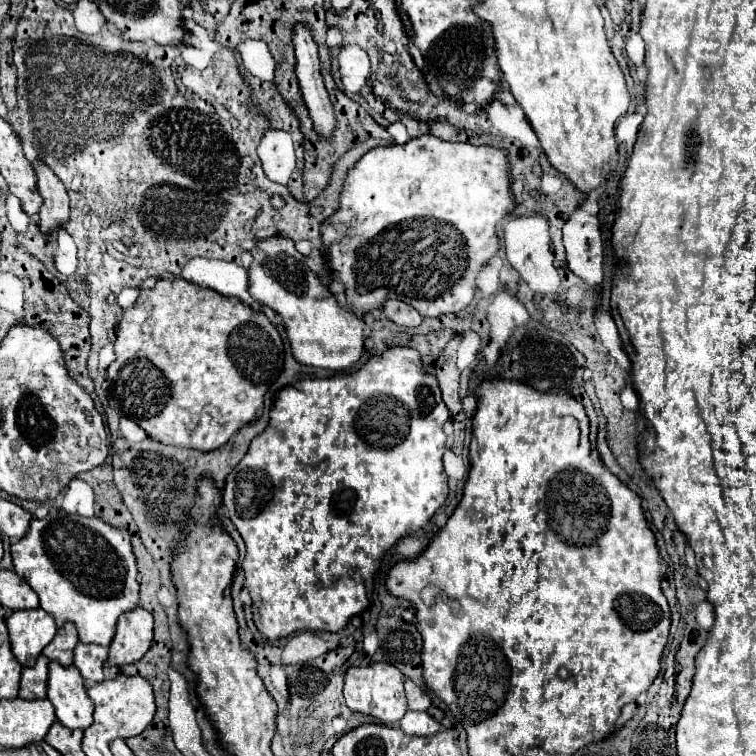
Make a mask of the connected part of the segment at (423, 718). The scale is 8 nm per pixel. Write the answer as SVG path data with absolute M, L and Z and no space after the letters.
M407 711L399 725L409 735L435 735L441 729L441 725L431 715L417 711Z

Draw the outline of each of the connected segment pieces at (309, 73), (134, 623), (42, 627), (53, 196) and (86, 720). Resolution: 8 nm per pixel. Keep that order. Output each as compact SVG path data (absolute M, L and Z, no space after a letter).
M305 23L293 25L293 45L295 45L295 57L297 57L295 71L297 71L299 87L303 93L303 101L313 121L313 129L321 139L329 139L337 123L335 111L323 83L317 43L311 35L311 29Z
M135 607L123 613L117 621L117 631L109 647L109 665L127 665L137 663L151 647L153 641L153 615L143 609Z
M41 607L33 611L13 611L7 619L11 651L21 667L33 667L43 647L57 633L55 619Z
M37 161L37 187L43 197L43 207L39 211L39 229L45 237L49 237L55 229L63 227L69 221L69 197L63 183L53 175L53 171L43 163Z
M49 661L47 699L53 703L57 719L67 729L87 729L93 723L93 701L75 665L61 667L57 661Z

